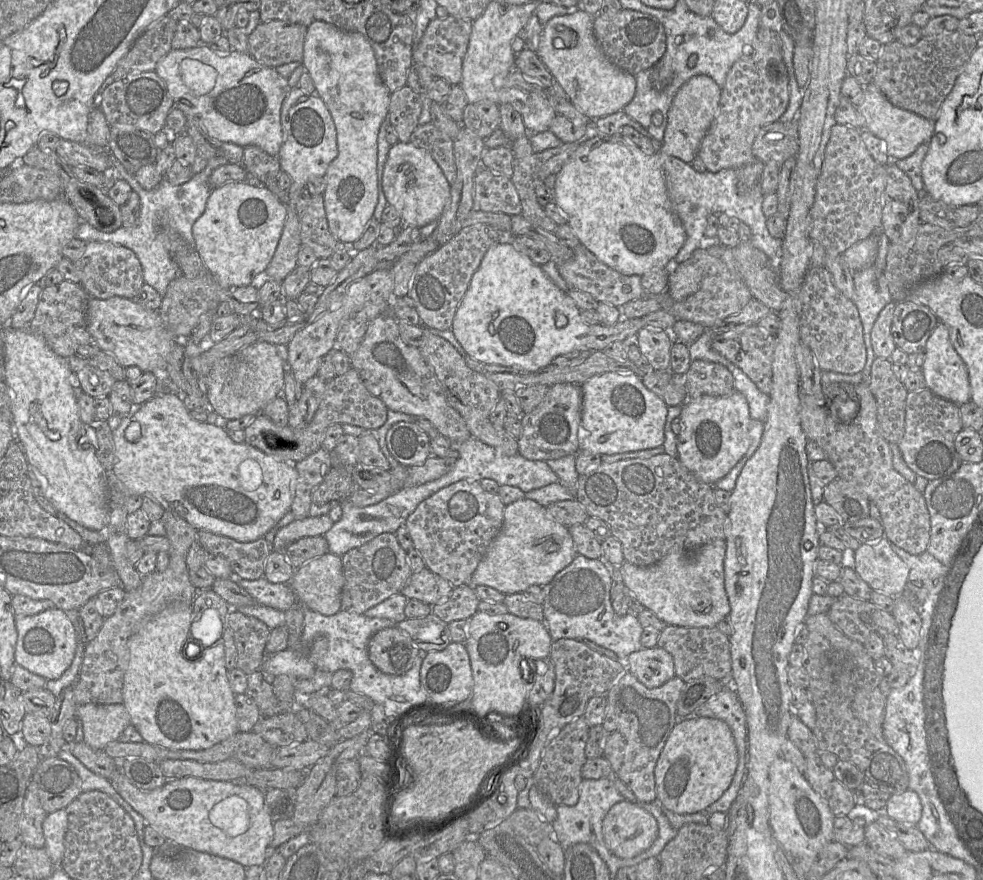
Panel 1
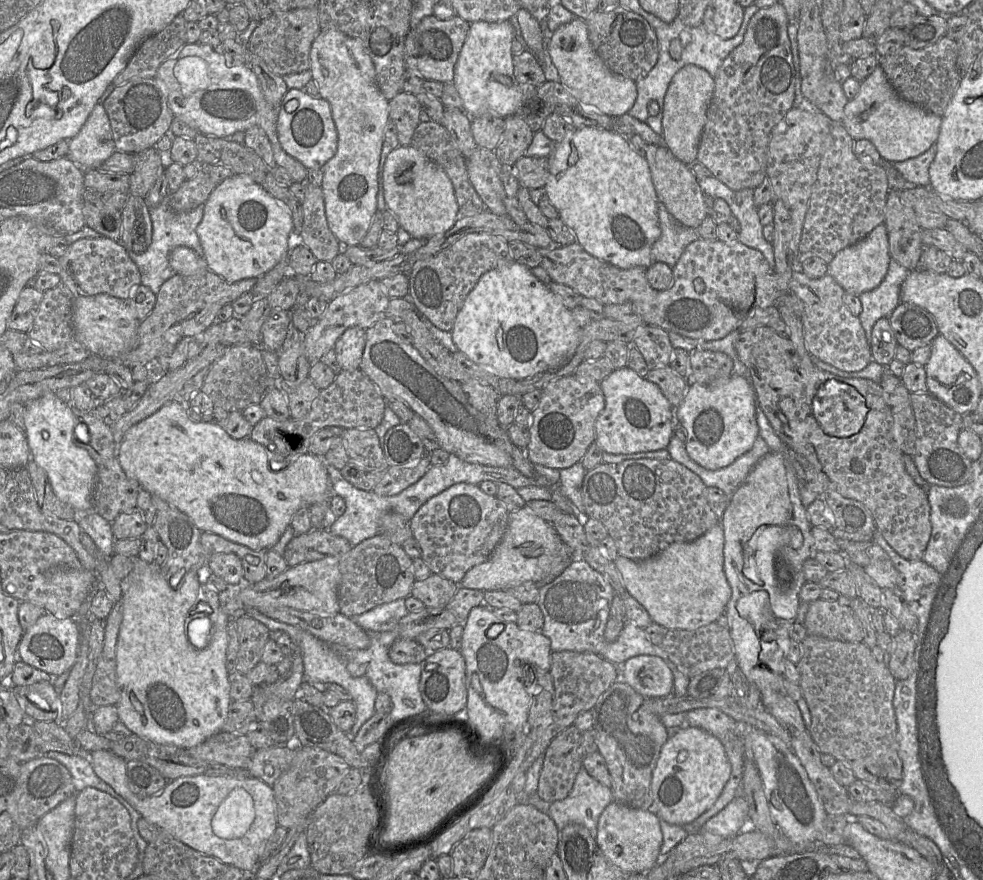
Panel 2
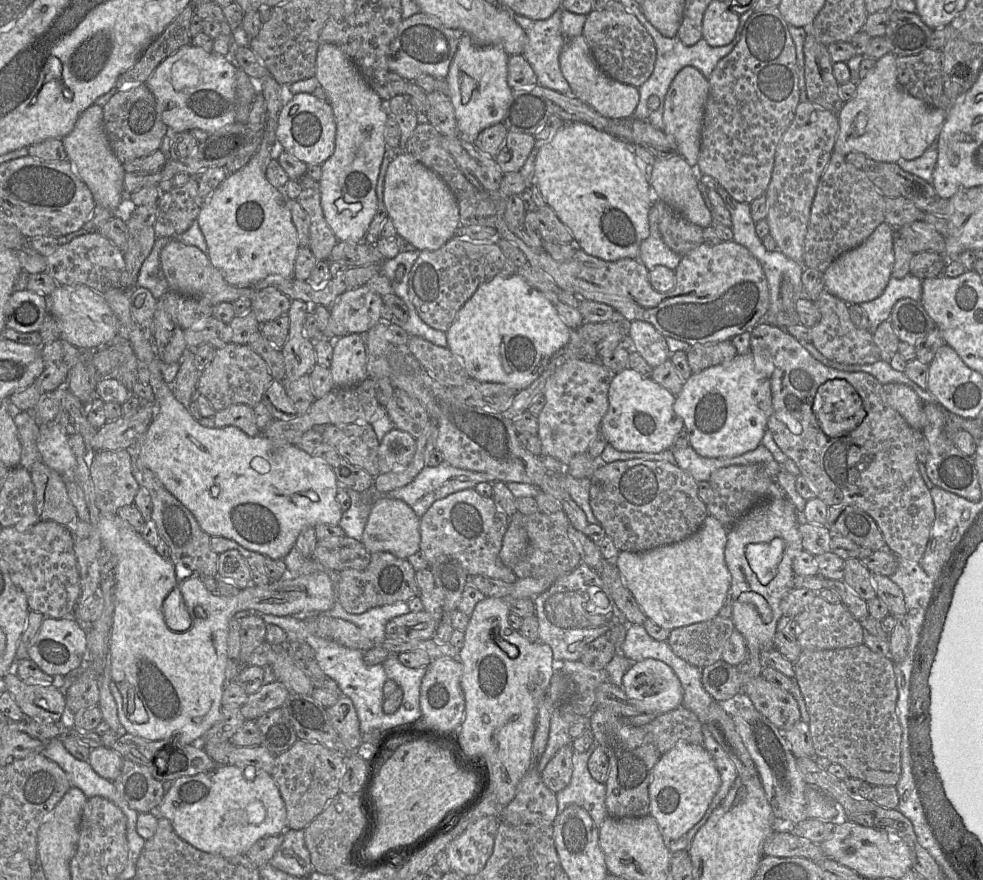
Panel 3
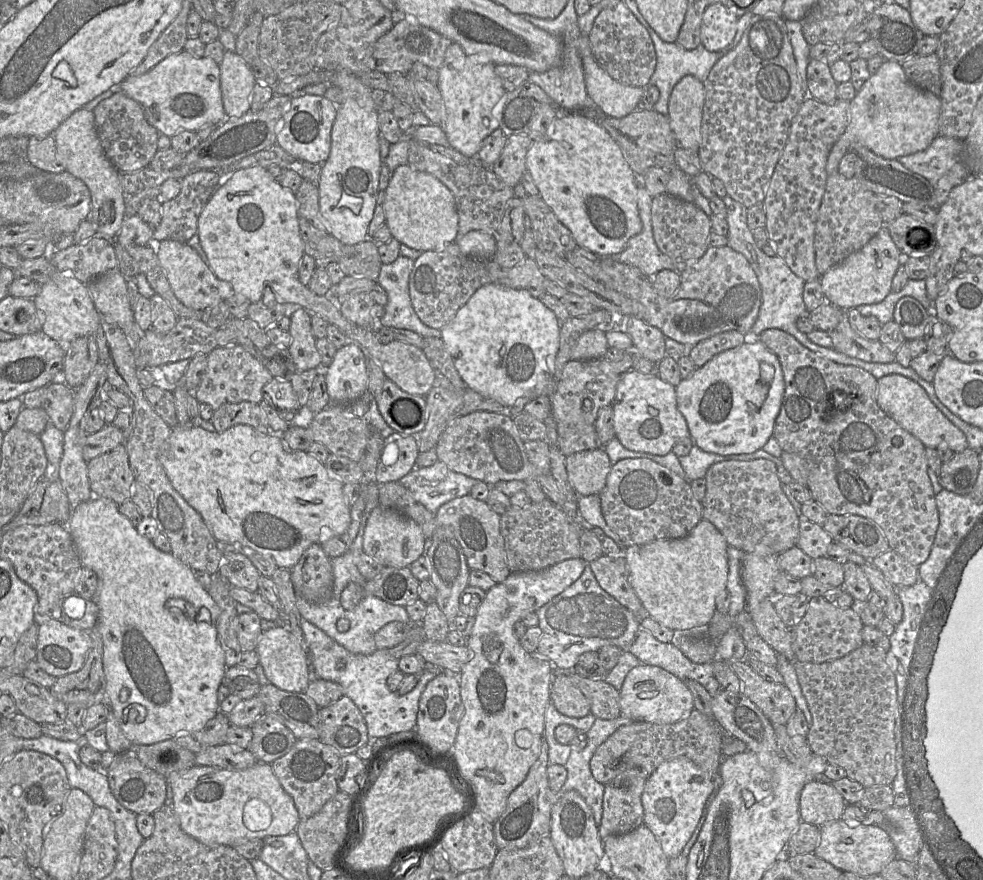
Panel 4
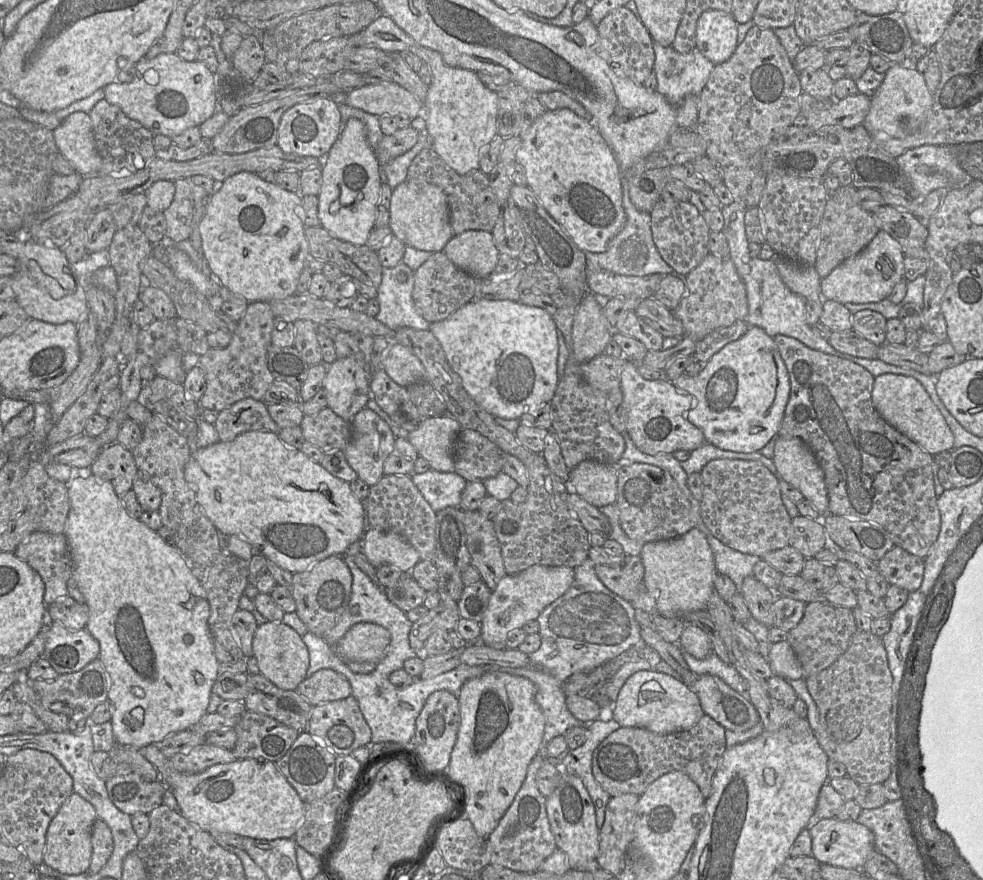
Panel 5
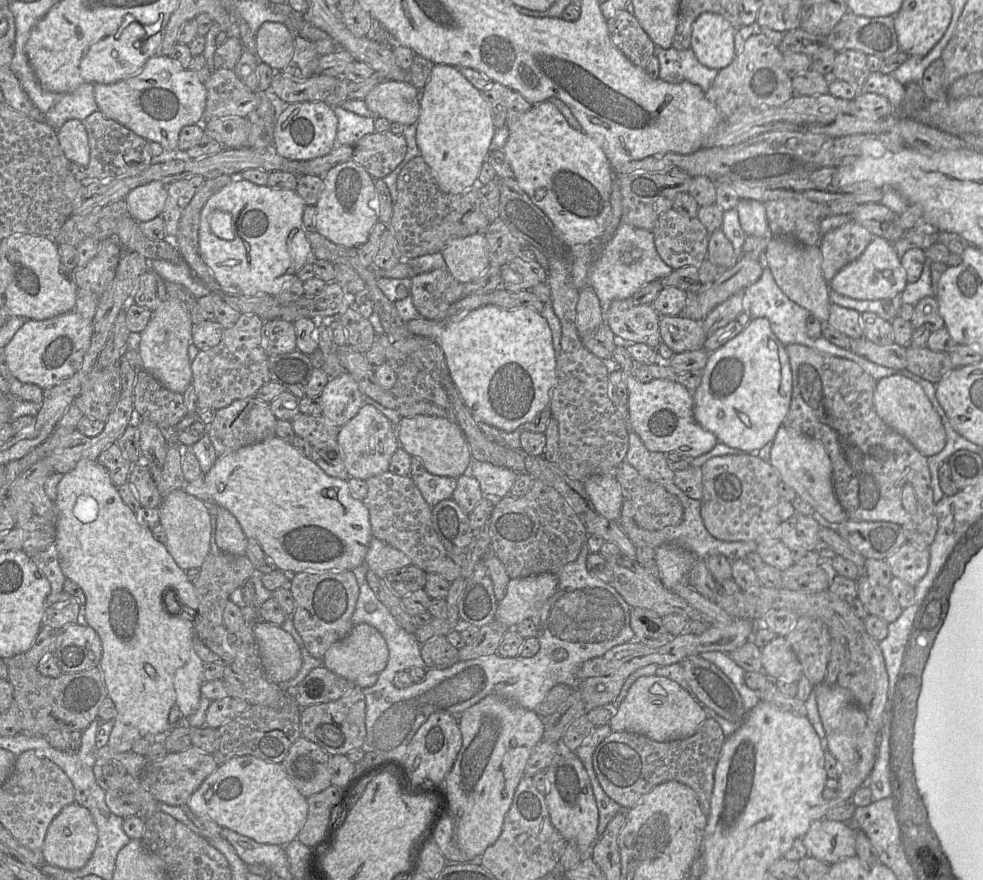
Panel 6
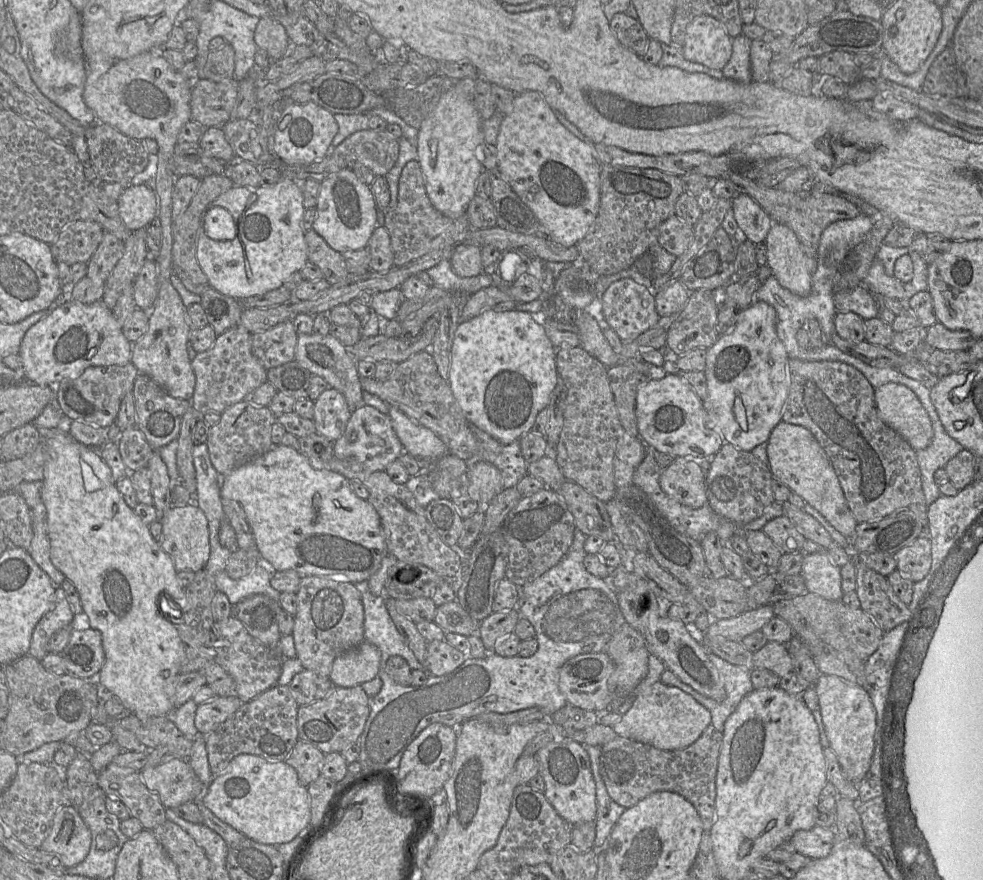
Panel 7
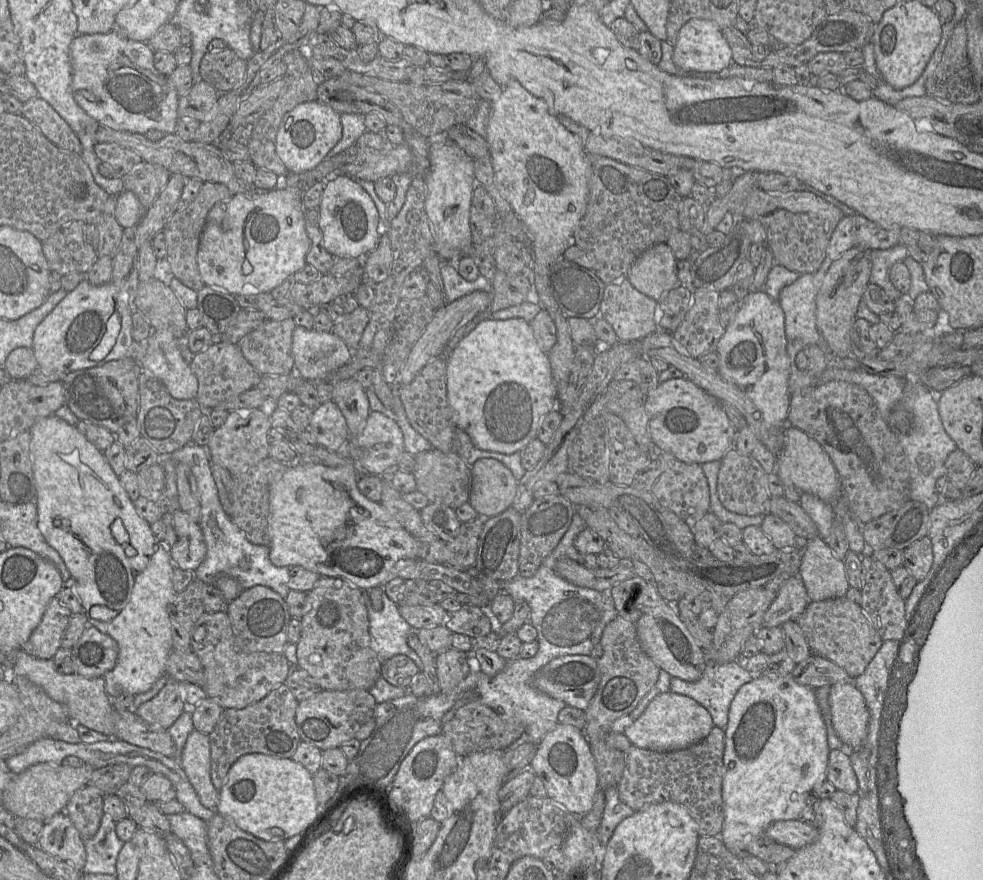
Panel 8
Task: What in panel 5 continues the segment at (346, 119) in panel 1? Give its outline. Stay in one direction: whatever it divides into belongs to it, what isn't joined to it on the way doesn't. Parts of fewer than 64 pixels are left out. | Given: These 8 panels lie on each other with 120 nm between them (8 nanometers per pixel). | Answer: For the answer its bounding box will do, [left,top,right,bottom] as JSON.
[317,118,382,246]

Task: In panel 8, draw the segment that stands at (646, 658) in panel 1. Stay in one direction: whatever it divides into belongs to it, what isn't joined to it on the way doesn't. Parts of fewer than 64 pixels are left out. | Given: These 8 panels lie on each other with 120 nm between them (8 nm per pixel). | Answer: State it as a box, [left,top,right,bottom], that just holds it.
[625,691,713,752]

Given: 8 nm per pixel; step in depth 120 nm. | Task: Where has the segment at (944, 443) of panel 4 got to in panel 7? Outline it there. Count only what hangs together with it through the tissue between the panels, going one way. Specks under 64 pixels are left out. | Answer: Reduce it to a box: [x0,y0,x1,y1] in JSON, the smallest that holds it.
[875,382,933,450]

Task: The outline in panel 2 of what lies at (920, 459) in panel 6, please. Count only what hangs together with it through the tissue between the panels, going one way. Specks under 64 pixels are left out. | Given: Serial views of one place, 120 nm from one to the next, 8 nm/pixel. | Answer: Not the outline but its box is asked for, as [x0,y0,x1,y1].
[735,326,932,560]

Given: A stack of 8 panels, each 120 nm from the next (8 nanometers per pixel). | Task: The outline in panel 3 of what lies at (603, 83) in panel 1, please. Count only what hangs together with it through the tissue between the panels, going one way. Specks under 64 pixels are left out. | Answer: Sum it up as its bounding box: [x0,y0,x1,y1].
[559,34,639,119]

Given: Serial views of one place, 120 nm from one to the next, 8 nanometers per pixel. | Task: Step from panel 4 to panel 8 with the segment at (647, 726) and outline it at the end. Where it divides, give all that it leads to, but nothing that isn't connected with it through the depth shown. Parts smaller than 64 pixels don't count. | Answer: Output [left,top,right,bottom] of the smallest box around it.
[616,726,725,836]

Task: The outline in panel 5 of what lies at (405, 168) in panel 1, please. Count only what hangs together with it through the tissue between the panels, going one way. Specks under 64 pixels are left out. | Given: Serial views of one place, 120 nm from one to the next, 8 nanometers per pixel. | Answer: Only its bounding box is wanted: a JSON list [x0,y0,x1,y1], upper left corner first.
[388,180,454,252]

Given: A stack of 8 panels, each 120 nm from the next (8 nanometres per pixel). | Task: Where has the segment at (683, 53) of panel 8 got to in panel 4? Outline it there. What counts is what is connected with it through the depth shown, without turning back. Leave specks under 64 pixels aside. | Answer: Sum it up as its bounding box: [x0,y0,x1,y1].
[700,4,738,52]

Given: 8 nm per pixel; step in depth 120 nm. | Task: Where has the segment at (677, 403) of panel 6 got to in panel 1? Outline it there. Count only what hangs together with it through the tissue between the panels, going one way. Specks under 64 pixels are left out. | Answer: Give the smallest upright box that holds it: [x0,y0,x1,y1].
[578,372,668,455]

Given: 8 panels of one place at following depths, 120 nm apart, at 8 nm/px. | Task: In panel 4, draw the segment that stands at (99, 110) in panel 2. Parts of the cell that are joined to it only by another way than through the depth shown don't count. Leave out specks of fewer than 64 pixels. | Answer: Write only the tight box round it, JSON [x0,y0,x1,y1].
[52,109,125,240]

